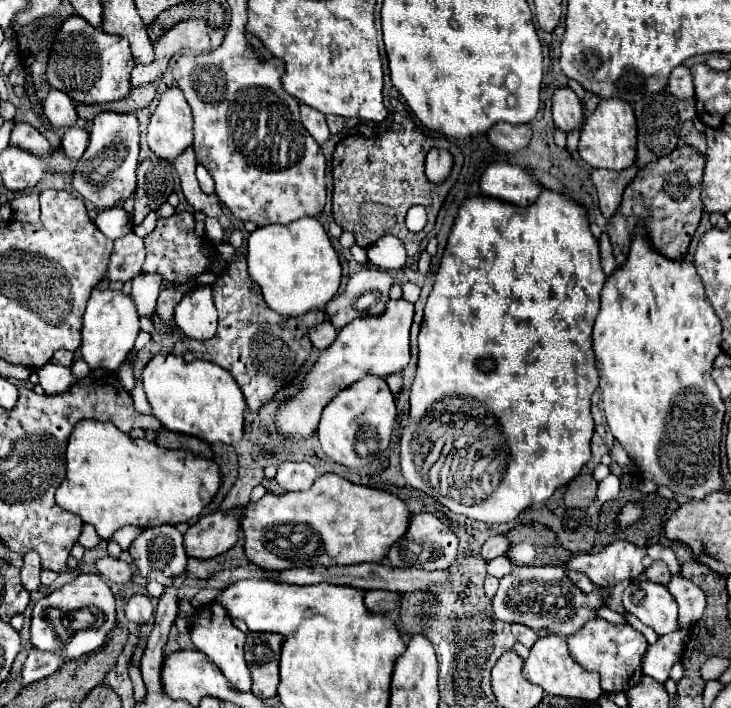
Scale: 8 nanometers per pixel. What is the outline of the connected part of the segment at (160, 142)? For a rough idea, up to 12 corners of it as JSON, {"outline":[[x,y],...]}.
{"outline":[[178,86],[148,122],[148,146],[174,160],[192,144],[192,112]]}

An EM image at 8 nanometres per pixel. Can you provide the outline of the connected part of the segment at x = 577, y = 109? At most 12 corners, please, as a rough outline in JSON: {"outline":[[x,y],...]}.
{"outline":[[572,88],[552,94],[554,124],[564,132],[582,126],[582,104]]}

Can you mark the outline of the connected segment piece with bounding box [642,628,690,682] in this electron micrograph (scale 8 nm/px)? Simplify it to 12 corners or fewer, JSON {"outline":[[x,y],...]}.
{"outline":[[686,628],[660,636],[644,654],[644,674],[666,682],[690,642]]}

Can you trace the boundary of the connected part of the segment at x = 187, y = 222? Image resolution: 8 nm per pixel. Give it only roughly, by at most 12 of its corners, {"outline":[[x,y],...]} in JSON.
{"outline":[[194,214],[158,220],[144,238],[144,272],[166,278],[156,312],[172,320],[186,280],[208,270],[214,248]]}

